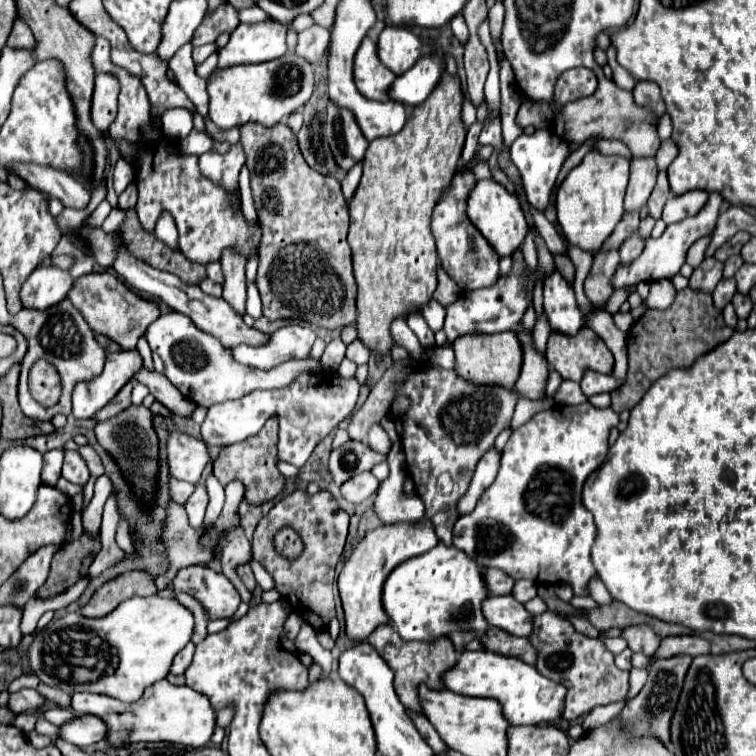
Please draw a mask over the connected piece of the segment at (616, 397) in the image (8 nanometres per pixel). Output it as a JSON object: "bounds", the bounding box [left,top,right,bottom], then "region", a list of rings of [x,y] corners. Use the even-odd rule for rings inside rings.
{"bounds":[612,287,734,413],"region":[[[690,287],[678,291],[670,309],[666,311],[650,309],[628,331],[628,359],[630,359],[628,375],[626,383],[612,393],[612,409],[616,413],[632,409],[642,399],[642,395],[652,387],[654,381],[658,381],[672,369],[690,367],[694,363],[694,353],[698,357],[712,351],[720,343],[728,341],[732,333],[734,329],[730,329],[724,323],[722,313],[714,307],[712,295],[692,291]]]}

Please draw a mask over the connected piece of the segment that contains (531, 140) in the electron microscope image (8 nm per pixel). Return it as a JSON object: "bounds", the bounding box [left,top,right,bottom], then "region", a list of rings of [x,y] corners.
{"bounds":[510,129,570,211],"region":[[[538,129],[534,135],[526,135],[520,133],[518,139],[512,143],[510,147],[510,159],[512,163],[518,167],[520,175],[522,175],[522,183],[526,189],[526,197],[528,203],[538,209],[538,211],[546,211],[548,209],[548,201],[550,201],[550,193],[556,181],[556,175],[566,159],[566,155],[570,155],[568,145],[550,129]]]}

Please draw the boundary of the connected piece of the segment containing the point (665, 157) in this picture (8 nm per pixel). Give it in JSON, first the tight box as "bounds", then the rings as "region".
{"bounds":[656,139,678,169],"region":[[[674,139],[662,141],[658,153],[656,153],[656,165],[658,169],[668,169],[668,165],[676,159],[678,155],[678,145],[674,145]]]}

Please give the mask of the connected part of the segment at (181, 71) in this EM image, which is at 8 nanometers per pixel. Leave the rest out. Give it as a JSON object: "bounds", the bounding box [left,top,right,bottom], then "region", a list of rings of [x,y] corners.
{"bounds":[168,45,240,135],"region":[[[184,45],[180,49],[180,53],[176,53],[176,57],[170,61],[168,65],[174,75],[176,75],[176,83],[188,93],[190,101],[196,105],[198,113],[202,115],[205,121],[206,130],[210,135],[215,133],[240,133],[238,127],[223,130],[213,123],[208,118],[208,93],[206,93],[206,79],[202,79],[198,73],[196,73],[196,65],[194,65],[194,59],[192,59],[192,45]]]}

